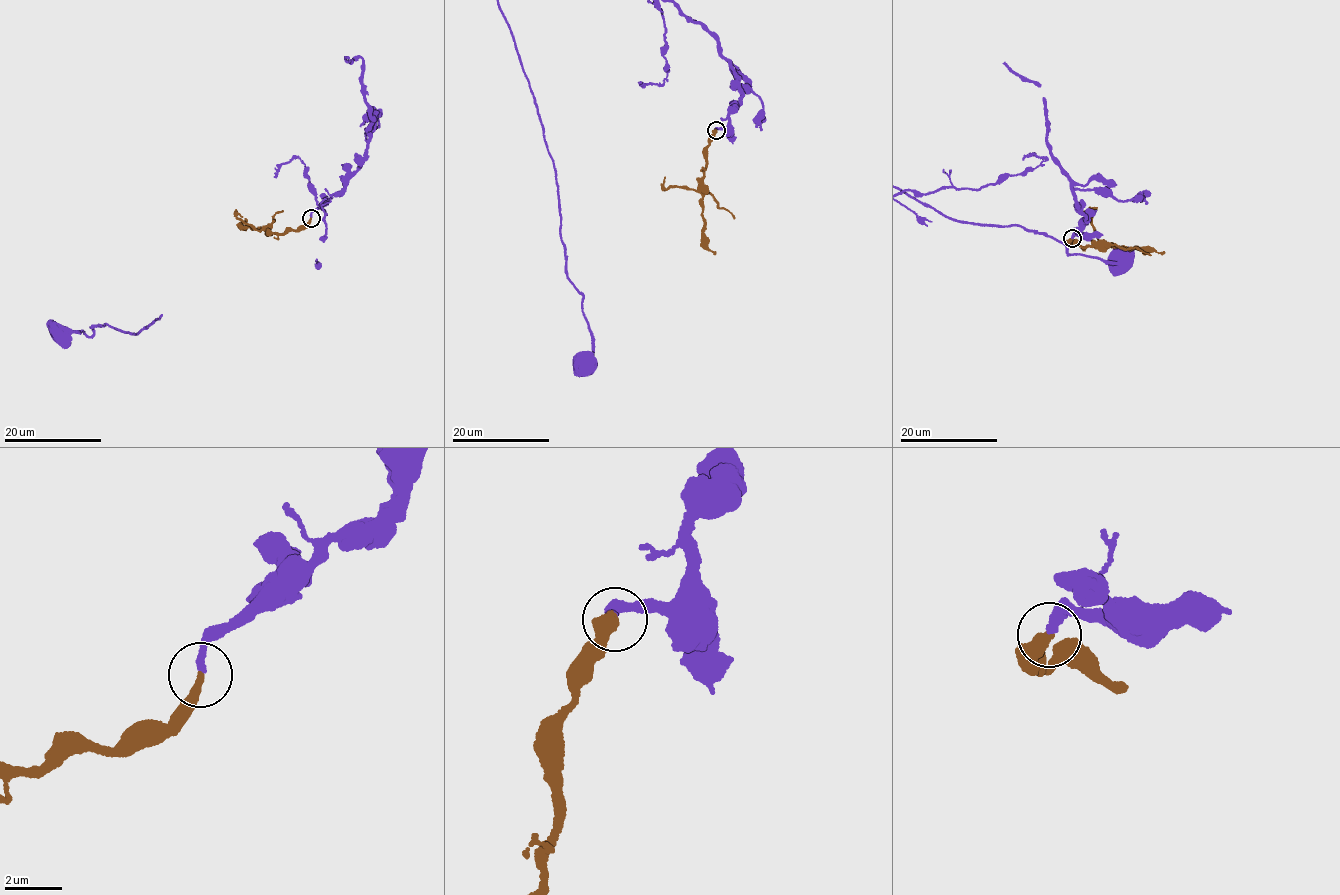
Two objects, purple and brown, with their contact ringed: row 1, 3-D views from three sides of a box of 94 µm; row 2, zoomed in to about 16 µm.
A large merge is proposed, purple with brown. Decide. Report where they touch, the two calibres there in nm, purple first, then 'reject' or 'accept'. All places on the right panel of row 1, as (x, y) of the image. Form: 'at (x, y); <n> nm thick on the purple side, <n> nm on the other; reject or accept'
at (1072, 238); 280 nm thick on the purple side, 360 nm on the other; accept

